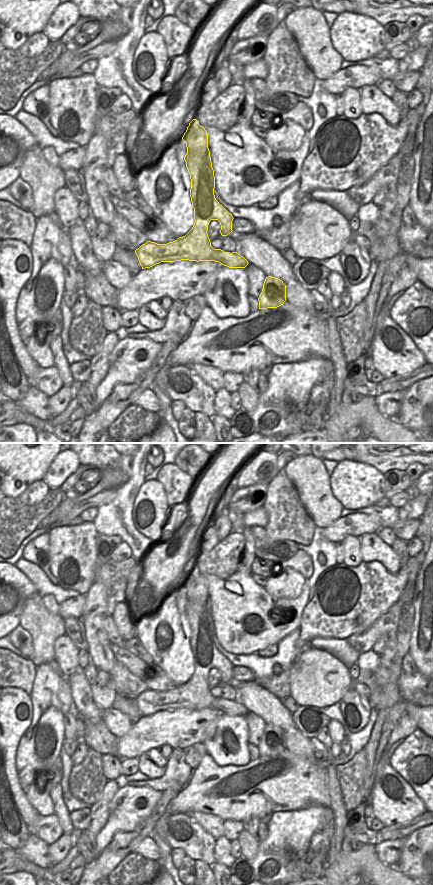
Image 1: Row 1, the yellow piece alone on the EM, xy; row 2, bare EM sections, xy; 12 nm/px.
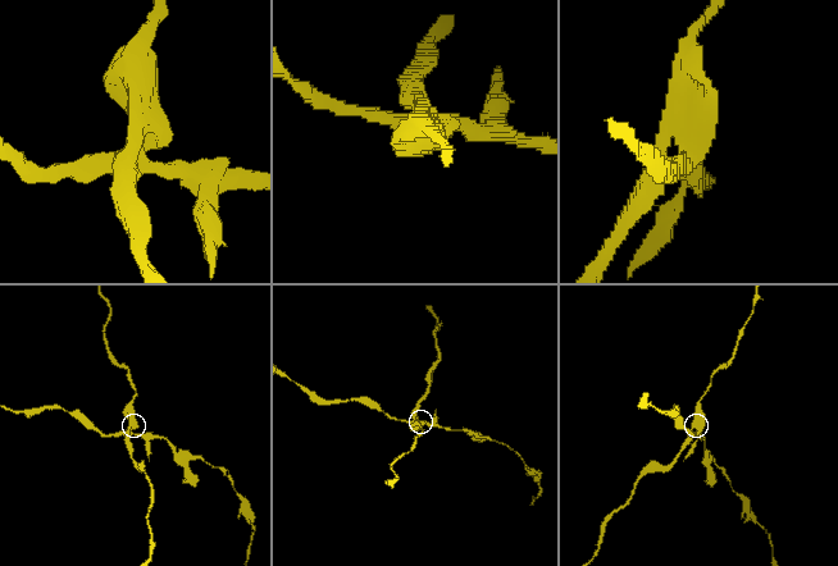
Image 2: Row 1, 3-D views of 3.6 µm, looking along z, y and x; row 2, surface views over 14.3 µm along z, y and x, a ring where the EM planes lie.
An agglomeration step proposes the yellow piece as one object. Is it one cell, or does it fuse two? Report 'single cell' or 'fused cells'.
fused cells

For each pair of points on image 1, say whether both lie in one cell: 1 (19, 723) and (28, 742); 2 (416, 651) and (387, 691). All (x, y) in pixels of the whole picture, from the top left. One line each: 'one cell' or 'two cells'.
1: two cells
2: two cells

